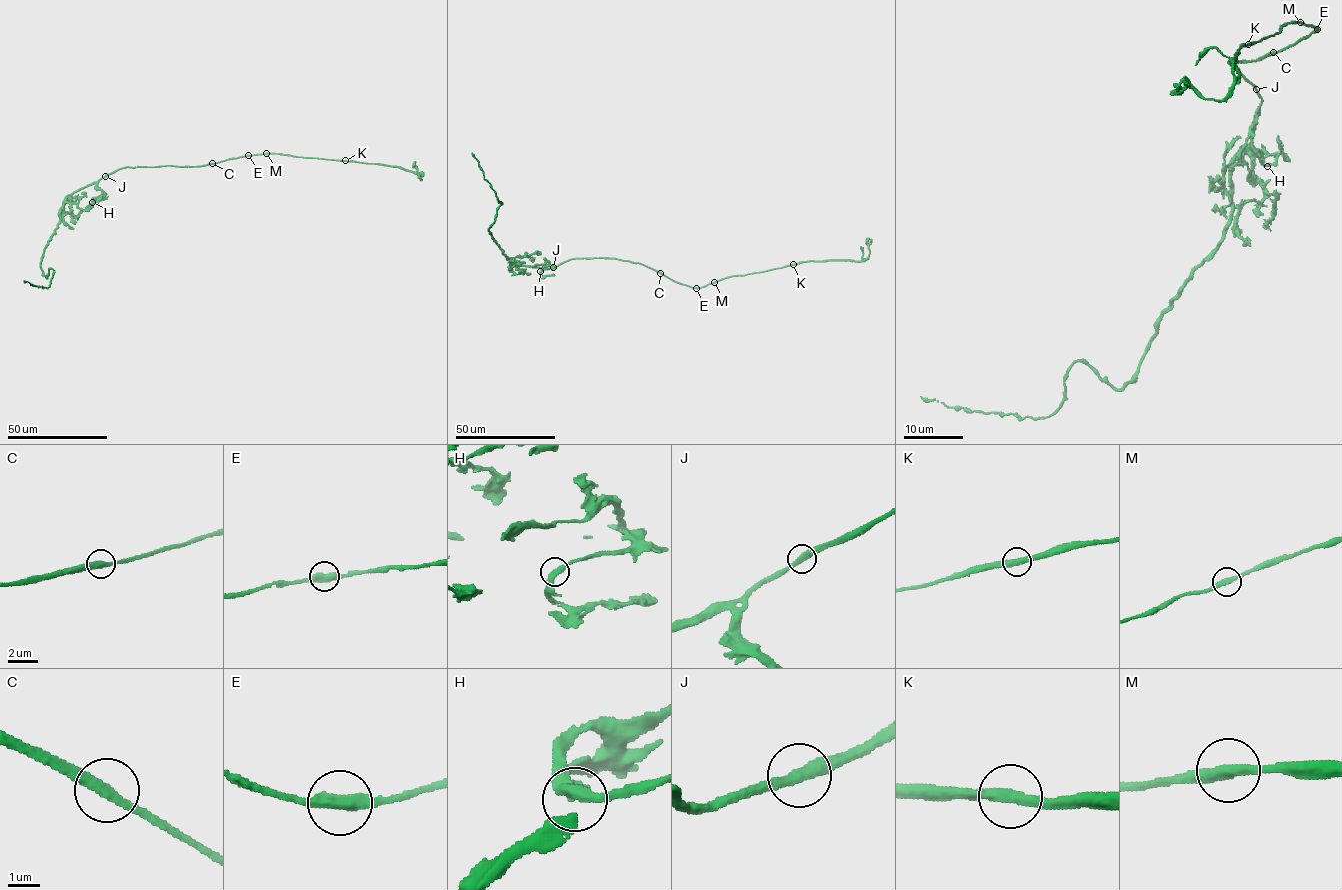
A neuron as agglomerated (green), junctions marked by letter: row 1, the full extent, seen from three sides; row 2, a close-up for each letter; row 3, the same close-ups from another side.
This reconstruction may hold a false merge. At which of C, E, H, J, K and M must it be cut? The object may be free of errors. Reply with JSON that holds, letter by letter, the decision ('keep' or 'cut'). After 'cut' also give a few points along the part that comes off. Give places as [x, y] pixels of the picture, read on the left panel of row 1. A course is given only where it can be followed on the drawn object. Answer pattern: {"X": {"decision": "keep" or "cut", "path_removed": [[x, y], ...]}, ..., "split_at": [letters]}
{"C": {"decision": "keep"}, "E": {"decision": "keep"}, "H": {"decision": "keep"}, "J": {"decision": "keep"}, "K": {"decision": "keep"}, "M": {"decision": "keep"}, "split_at": []}

